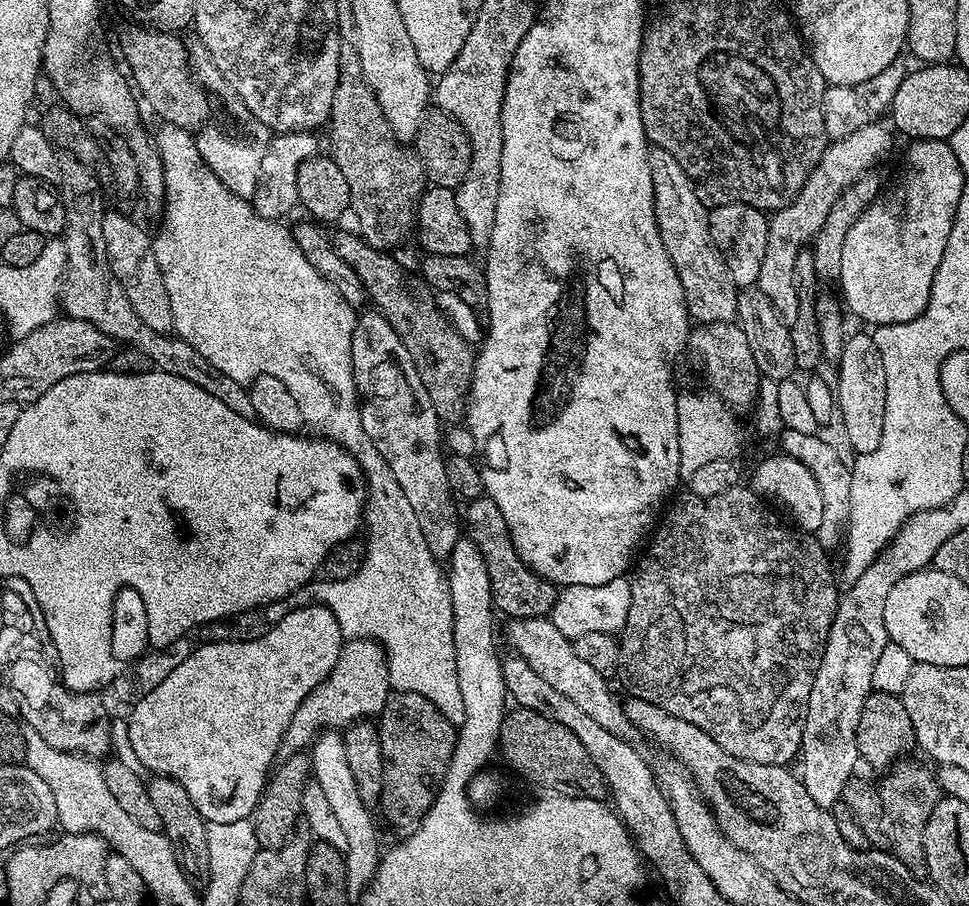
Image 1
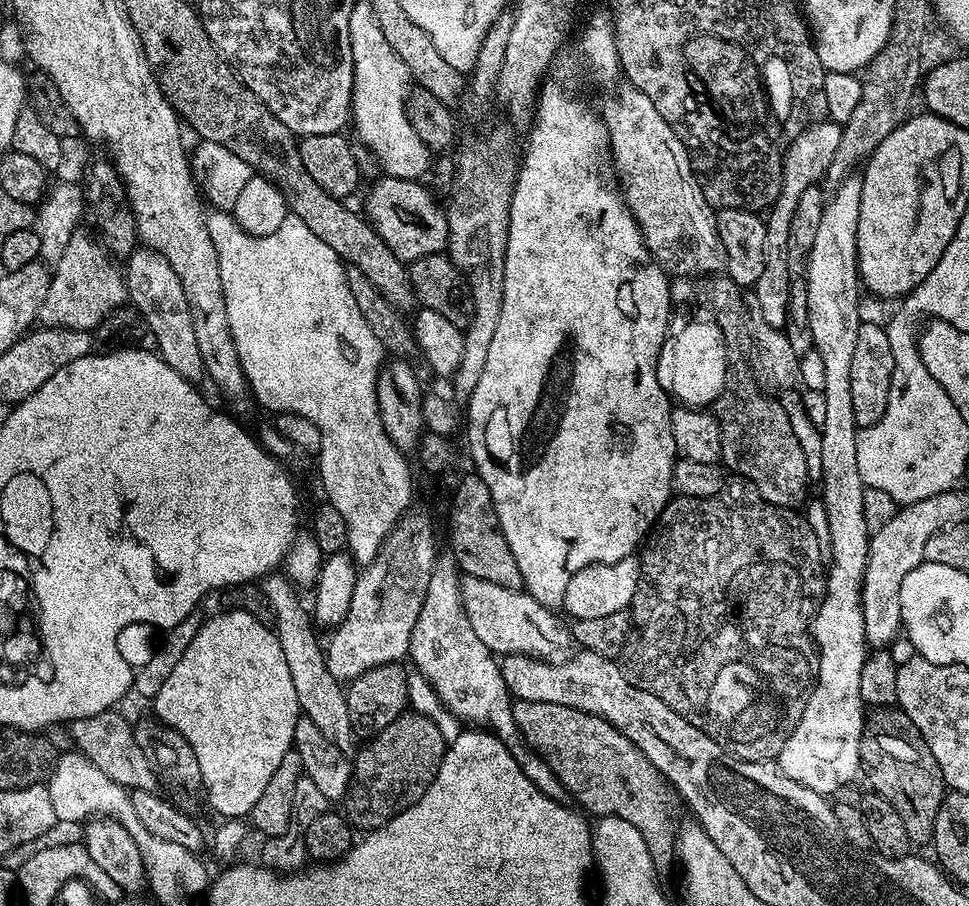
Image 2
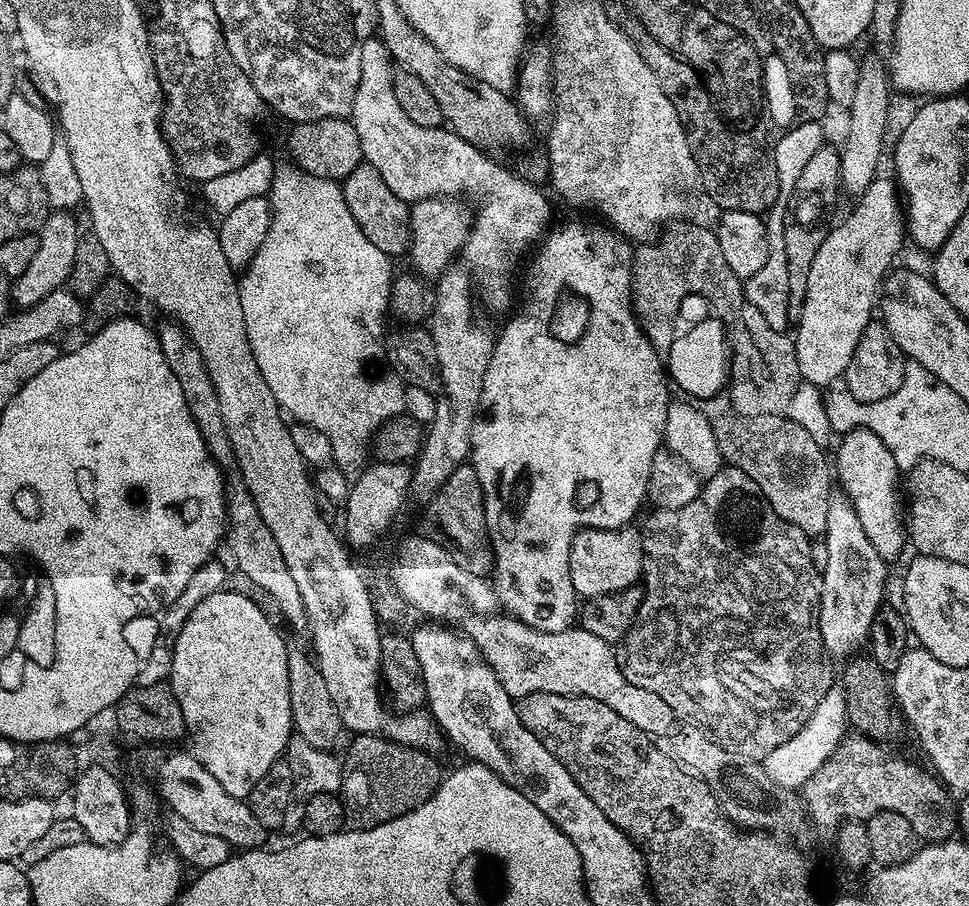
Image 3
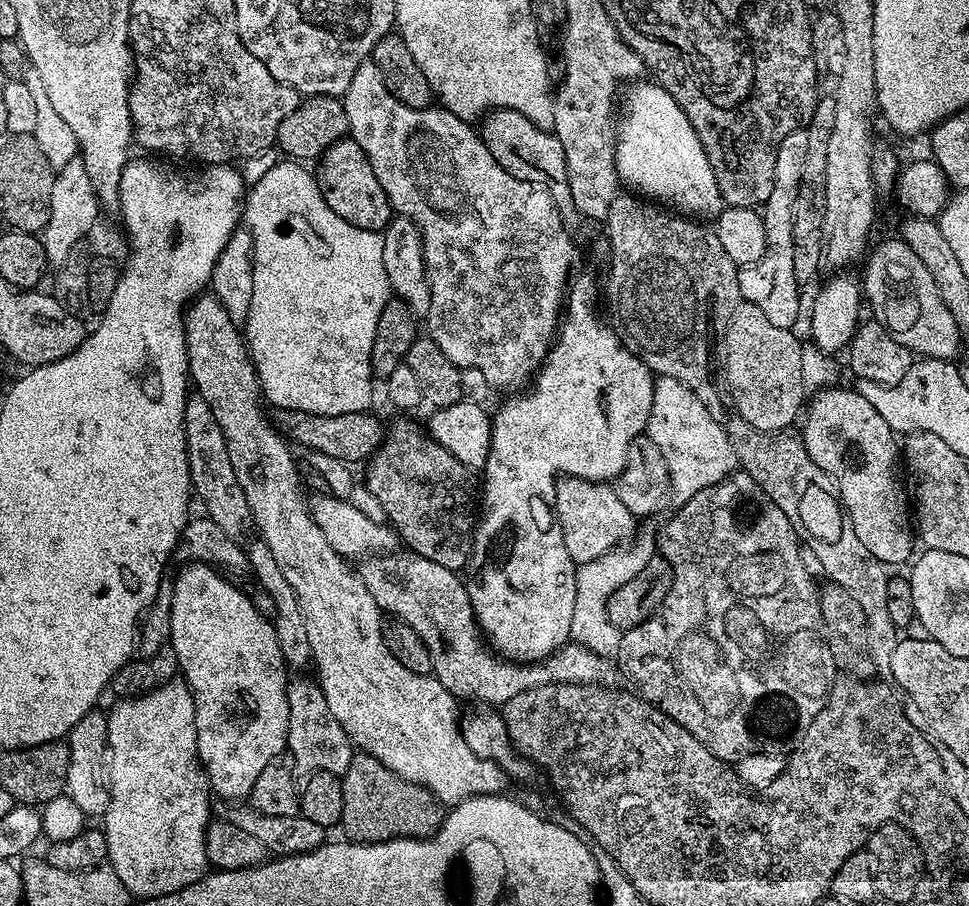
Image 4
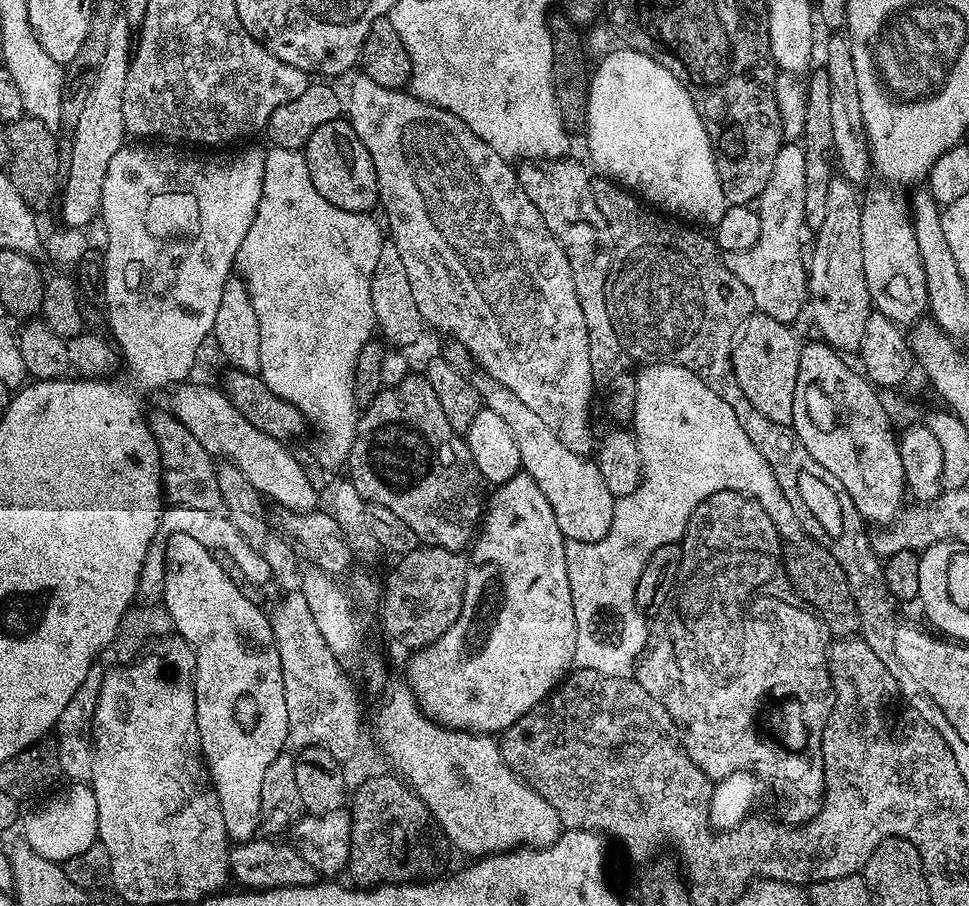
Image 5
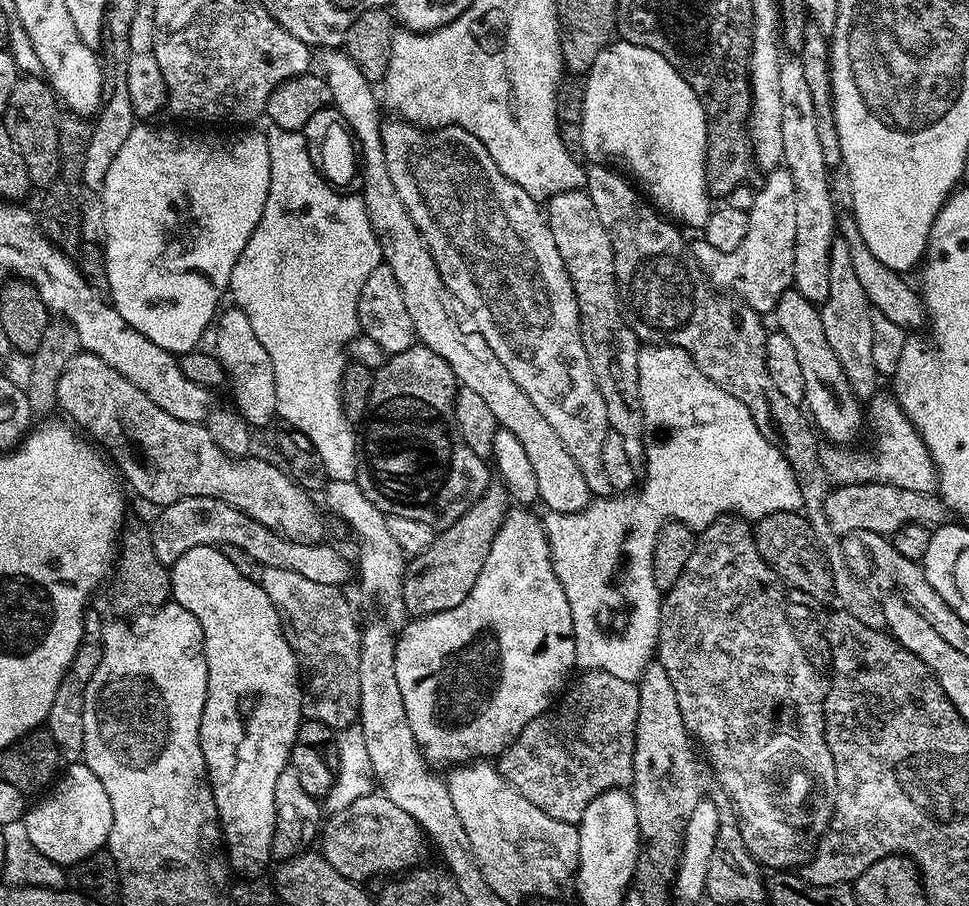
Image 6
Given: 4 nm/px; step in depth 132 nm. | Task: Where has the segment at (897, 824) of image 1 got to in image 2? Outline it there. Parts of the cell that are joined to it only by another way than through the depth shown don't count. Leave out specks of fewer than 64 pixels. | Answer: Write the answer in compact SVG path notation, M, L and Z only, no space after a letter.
M898 706L875 709L865 719L860 743L860 767L866 773L871 791L876 792L902 817L906 826L909 845L931 845L932 831L938 810L946 795L944 775L926 746L926 738L910 722L910 718Z

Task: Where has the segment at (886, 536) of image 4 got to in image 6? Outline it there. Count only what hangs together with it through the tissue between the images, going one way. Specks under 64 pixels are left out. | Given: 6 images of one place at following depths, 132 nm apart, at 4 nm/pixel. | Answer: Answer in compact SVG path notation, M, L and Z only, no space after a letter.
M795 288L783 292L774 309L777 329L786 334L797 352L797 359L801 365L802 380L805 383L805 407L817 428L834 444L848 444L854 439L862 424L861 399L854 395L852 387L846 380L842 364L835 357L830 342L826 339L826 332L822 327L819 307L808 300Z

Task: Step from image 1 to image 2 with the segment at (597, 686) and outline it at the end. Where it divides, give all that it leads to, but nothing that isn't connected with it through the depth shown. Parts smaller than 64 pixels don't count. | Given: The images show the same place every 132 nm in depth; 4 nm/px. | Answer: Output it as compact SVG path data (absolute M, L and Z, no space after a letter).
M464 576L462 580L464 609L474 634L493 654L506 656L533 656L551 664L562 664L574 652L574 641L567 623L559 620L553 609L542 606L526 591L506 590L482 578Z

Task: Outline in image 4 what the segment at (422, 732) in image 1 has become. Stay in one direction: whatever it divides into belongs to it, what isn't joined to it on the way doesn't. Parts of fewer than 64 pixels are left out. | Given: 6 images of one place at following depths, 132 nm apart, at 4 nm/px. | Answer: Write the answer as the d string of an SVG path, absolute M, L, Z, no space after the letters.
M360 750L340 781L342 786L342 818L339 827L354 844L377 844L387 840L423 840L440 829L446 815L445 805L421 784L410 782L394 770L382 766L378 758Z

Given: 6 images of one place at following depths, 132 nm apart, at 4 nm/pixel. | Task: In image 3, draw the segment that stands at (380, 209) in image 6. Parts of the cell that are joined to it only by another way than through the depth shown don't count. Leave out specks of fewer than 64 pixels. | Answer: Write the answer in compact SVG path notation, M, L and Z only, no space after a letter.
M588 526L577 532L570 546L570 582L574 582L574 590L580 598L605 596L631 588L641 579L644 570L639 527L624 526L621 532L599 532L596 528L599 527Z

